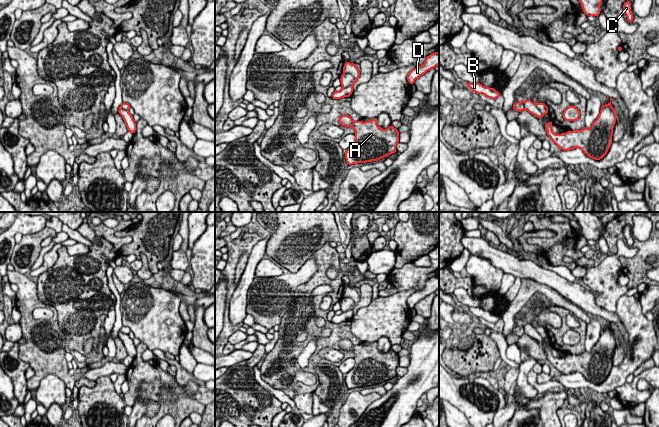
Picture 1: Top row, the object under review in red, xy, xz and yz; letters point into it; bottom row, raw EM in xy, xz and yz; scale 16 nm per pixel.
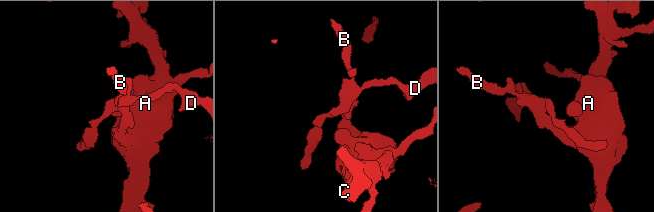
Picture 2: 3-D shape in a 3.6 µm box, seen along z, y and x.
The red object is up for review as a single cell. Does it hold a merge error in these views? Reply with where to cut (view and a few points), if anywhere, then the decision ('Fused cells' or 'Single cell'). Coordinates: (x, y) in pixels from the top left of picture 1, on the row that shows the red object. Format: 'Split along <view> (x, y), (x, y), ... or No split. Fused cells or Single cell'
Split along xz (350, 73), (353, 81), (343, 88). Fused cells

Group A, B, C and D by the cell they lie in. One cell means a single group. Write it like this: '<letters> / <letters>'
A C / B D

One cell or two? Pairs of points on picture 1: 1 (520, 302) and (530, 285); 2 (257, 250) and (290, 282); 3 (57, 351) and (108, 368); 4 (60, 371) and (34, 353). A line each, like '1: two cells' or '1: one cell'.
1: one cell
2: two cells
3: one cell
4: one cell

